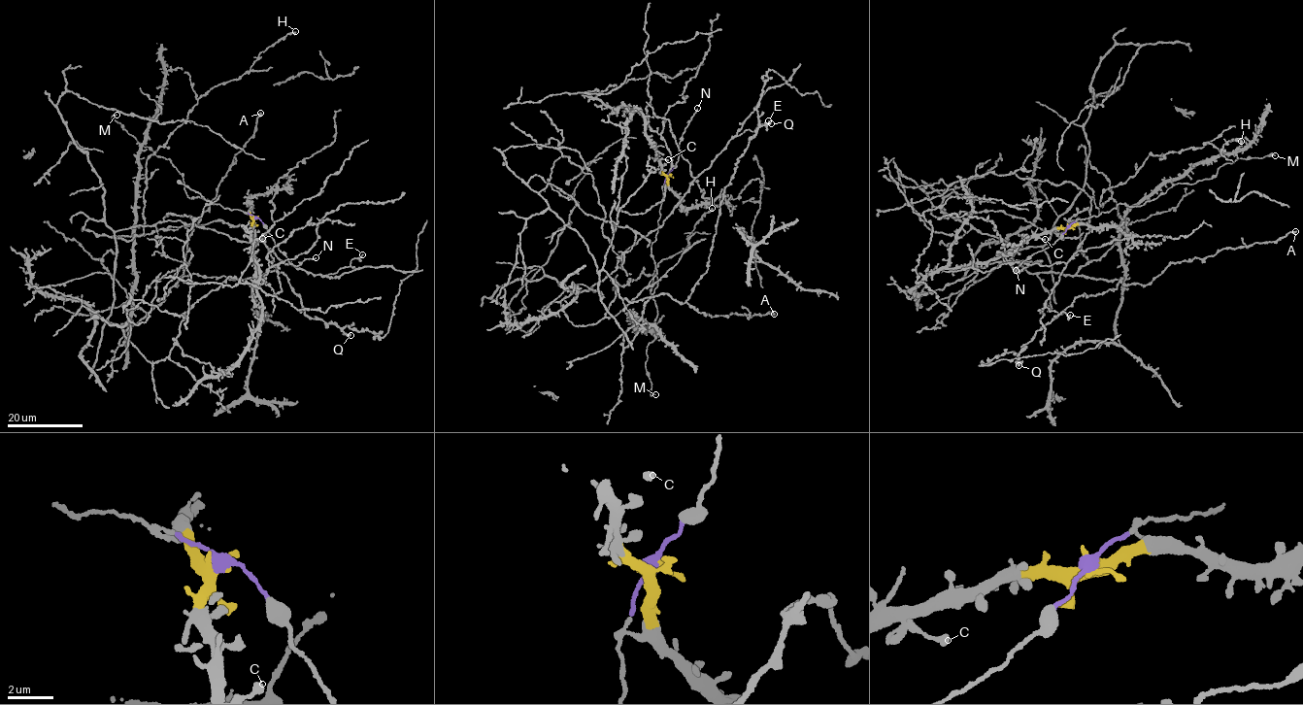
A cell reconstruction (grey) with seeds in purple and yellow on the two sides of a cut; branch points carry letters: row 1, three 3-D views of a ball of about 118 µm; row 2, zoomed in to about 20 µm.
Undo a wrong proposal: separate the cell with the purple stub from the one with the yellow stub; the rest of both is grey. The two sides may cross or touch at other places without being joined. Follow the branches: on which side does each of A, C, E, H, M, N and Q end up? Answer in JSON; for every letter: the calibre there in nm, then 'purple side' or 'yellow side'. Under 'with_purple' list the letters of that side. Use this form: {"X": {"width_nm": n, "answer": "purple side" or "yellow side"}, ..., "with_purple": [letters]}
{"A": {"width_nm": 440, "answer": "yellow side"}, "C": {"width_nm": 280, "answer": "yellow side"}, "E": {"width_nm": 160, "answer": "yellow side"}, "H": {"width_nm": 400, "answer": "yellow side"}, "M": {"width_nm": 140, "answer": "purple side"}, "N": {"width_nm": 150, "answer": "purple side"}, "Q": {"width_nm": 400, "answer": "yellow side"}, "with_purple": ["M", "N"]}

